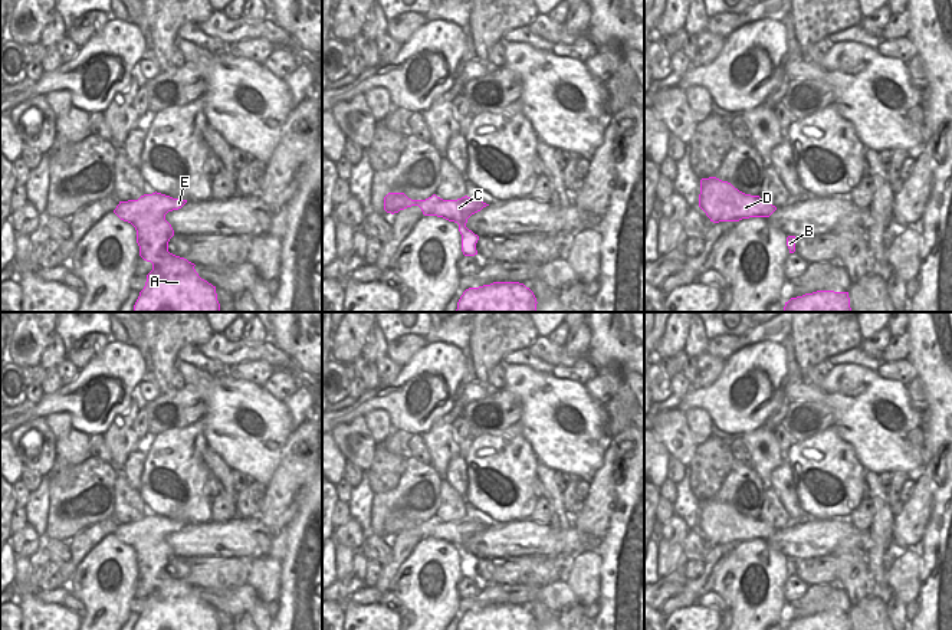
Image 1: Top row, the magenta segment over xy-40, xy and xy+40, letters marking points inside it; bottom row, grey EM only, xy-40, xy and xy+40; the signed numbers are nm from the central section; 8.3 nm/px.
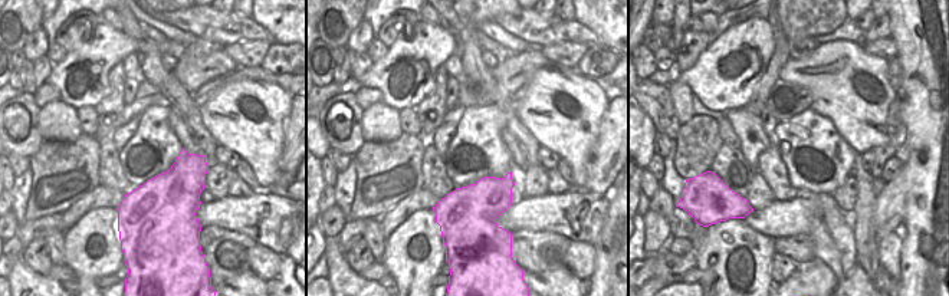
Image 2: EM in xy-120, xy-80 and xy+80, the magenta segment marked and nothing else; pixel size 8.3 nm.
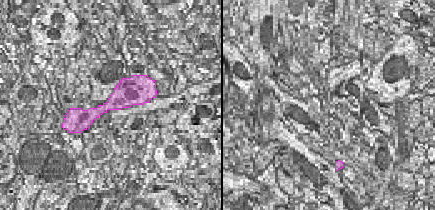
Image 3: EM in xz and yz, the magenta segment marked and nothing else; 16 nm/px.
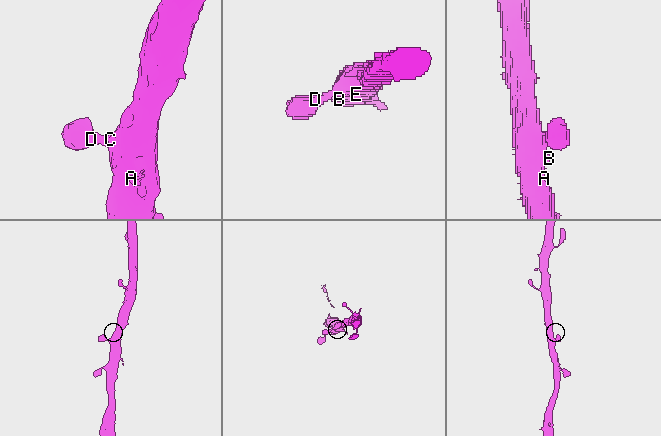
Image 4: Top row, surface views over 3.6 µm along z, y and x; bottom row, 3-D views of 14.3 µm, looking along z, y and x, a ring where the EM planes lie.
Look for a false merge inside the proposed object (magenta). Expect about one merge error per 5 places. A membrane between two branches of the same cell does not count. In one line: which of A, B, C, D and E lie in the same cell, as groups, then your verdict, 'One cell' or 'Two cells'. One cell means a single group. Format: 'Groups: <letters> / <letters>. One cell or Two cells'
Groups: A B C D E. One cell

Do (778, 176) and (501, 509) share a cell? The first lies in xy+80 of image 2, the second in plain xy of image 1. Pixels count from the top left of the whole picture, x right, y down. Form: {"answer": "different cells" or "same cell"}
{"answer": "different cells"}

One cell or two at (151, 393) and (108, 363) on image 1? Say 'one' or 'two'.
two

